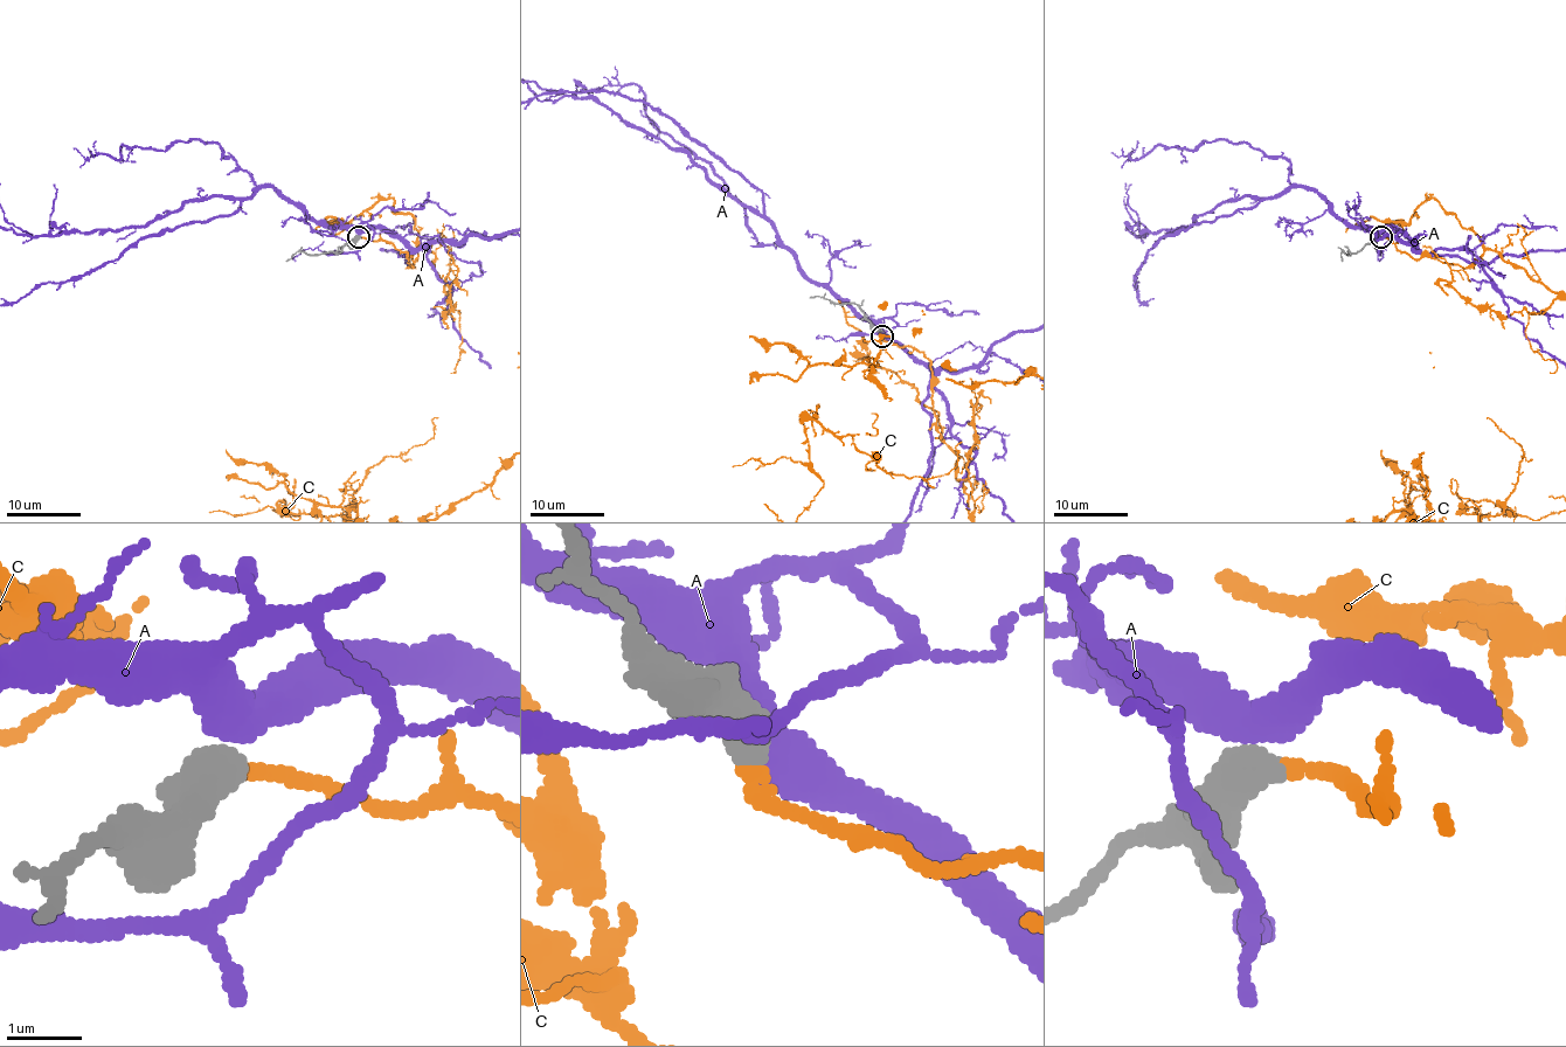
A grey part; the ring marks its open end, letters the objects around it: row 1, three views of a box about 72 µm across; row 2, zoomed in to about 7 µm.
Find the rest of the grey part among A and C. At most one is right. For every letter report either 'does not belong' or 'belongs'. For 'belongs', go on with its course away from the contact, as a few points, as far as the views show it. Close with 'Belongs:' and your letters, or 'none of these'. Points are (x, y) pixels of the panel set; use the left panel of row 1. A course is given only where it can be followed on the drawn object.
A: does not belong
C: belongs
Belongs: C

